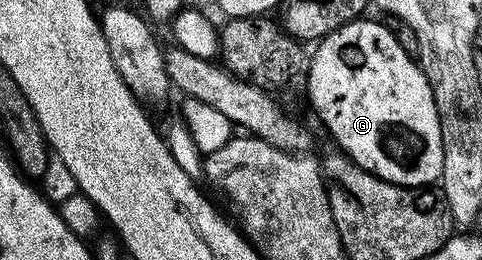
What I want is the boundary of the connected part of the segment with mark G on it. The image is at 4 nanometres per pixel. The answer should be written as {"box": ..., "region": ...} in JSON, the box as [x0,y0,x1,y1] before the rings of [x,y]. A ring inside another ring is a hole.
{"box":[307,20,443,186],"region":[[[358,20],[348,22],[343,28],[331,32],[316,43],[317,51],[311,54],[307,62],[307,75],[309,74],[309,102],[317,109],[323,125],[329,129],[329,134],[338,142],[340,149],[348,154],[357,165],[362,166],[367,172],[379,176],[388,182],[394,182],[400,186],[429,186],[436,183],[443,172],[443,140],[439,128],[439,116],[435,108],[435,96],[431,92],[431,84],[427,76],[421,71],[420,65],[407,52],[400,47],[399,41],[388,30],[386,23],[365,22]]]}

